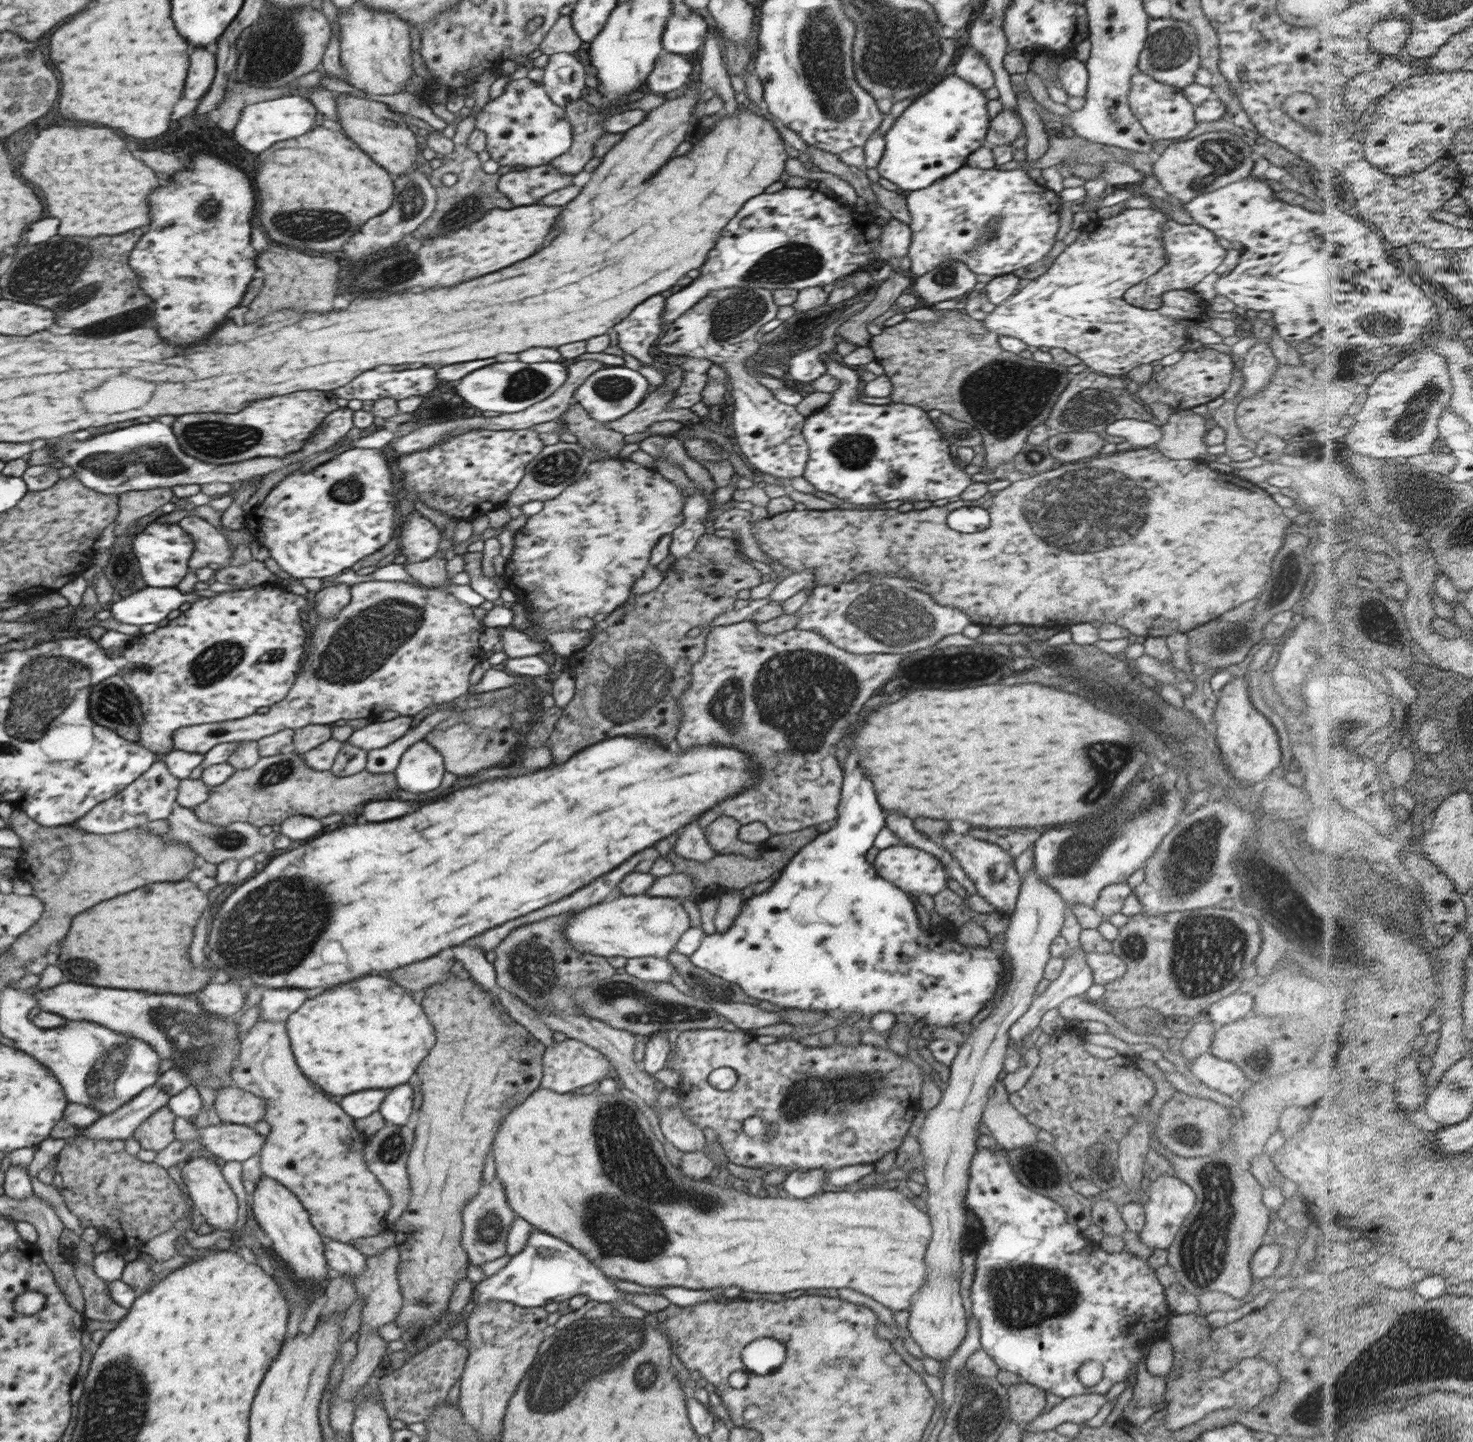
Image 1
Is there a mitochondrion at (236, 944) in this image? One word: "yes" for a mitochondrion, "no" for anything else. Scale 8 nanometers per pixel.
yes

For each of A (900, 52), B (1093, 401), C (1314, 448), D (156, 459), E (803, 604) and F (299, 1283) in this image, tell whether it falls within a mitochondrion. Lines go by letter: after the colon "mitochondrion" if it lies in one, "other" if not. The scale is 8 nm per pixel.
A: mitochondrion
B: mitochondrion
C: other
D: mitochondrion
E: other
F: other

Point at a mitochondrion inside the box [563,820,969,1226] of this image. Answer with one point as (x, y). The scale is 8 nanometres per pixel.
(795, 1102)

